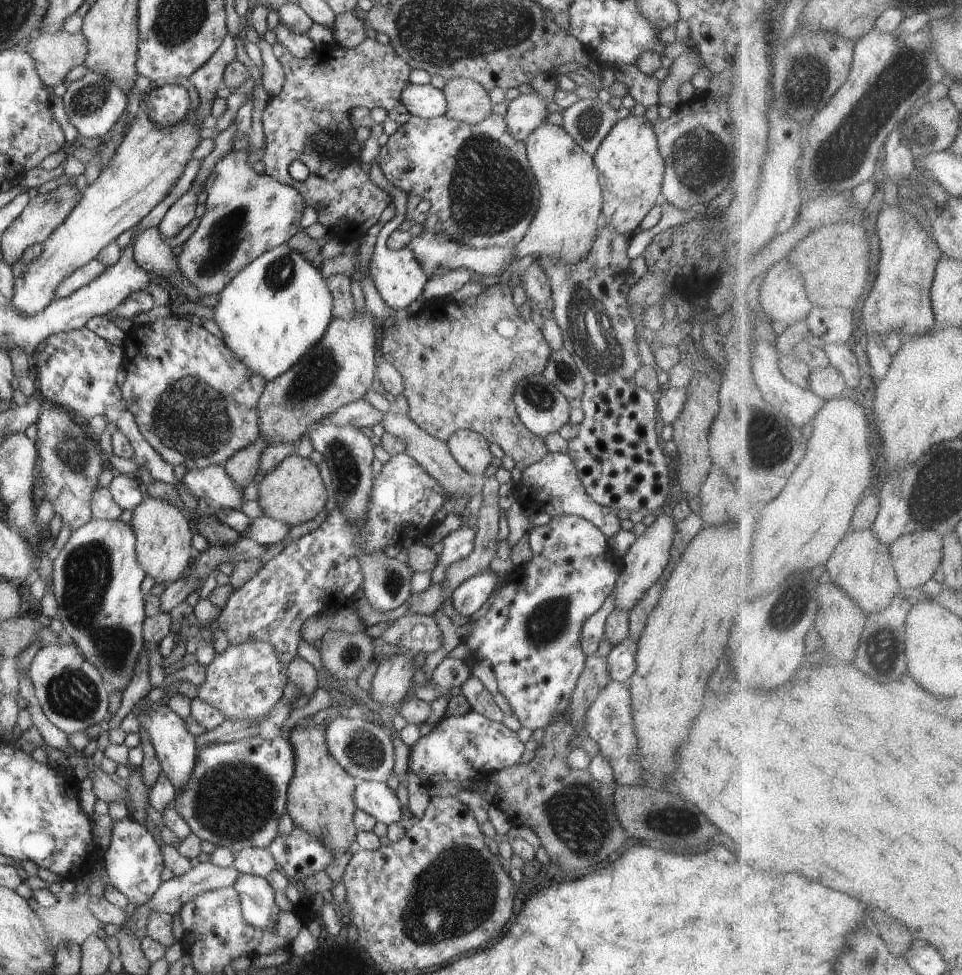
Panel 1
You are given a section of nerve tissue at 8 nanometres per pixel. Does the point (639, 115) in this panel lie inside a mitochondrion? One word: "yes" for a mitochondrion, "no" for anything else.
no

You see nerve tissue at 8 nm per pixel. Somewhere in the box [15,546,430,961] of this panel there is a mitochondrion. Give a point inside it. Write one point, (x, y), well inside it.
(234, 801)

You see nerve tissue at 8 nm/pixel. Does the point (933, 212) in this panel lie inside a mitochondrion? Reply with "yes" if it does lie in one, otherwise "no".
no

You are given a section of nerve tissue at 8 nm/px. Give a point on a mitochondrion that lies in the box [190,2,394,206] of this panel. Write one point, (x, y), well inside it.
(324, 144)

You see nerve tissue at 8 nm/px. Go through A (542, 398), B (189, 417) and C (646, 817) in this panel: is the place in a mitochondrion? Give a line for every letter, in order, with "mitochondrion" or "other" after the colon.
A: mitochondrion
B: mitochondrion
C: mitochondrion

